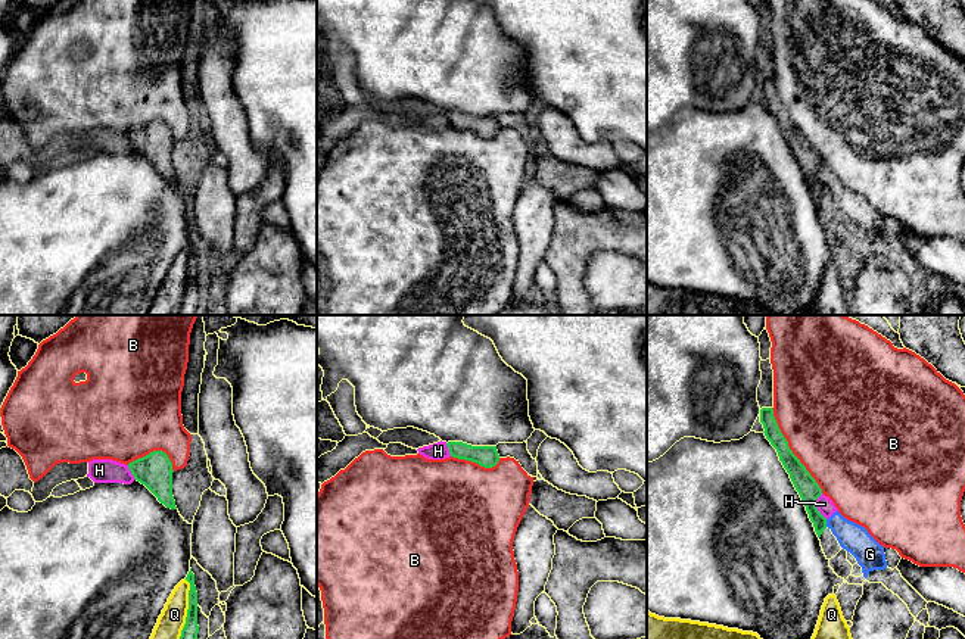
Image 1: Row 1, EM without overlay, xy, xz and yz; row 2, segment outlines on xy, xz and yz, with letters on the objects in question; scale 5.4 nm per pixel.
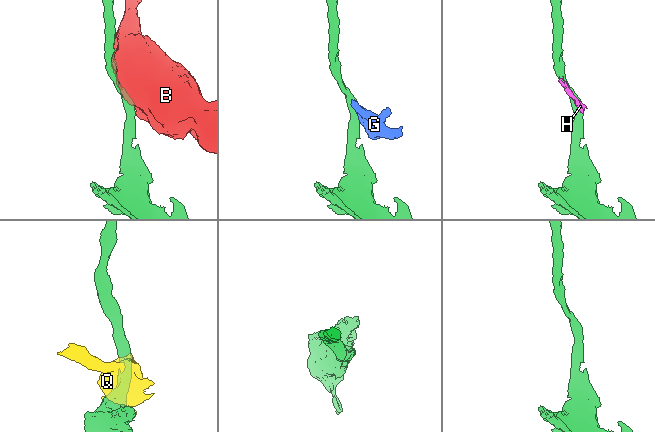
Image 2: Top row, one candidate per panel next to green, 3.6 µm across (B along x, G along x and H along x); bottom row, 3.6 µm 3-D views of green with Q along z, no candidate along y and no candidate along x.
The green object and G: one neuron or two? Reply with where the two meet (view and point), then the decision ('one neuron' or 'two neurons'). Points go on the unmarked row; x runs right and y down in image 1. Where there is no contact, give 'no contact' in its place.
contact yz (825, 193); two neurons

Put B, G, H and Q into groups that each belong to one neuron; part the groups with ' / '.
B / G H / Q

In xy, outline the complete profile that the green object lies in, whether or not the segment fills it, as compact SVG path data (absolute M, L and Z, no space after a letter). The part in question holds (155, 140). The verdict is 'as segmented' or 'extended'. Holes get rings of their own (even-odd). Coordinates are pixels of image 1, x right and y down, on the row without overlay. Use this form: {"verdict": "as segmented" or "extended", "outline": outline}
{"verdict": "as segmented", "outline": "M153 121L149 125L128 134L134 149L144 155L161 174L177 180L172 166L172 133L162 121Z"}

